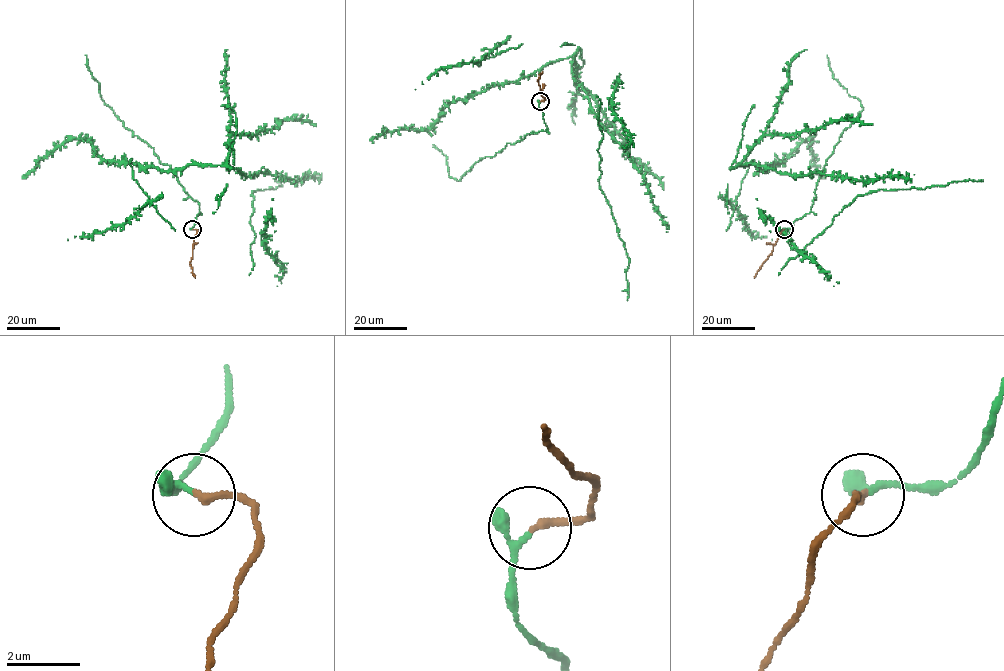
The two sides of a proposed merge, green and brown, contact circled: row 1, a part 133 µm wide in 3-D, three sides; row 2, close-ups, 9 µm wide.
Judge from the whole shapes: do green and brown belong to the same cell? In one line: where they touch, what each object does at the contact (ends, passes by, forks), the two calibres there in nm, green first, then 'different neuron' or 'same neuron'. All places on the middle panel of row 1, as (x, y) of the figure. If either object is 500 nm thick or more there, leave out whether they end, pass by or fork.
at (540, 101); green passes by; brown ends there; 130 nm thick on the green side, 200 nm on the other; same neuron

